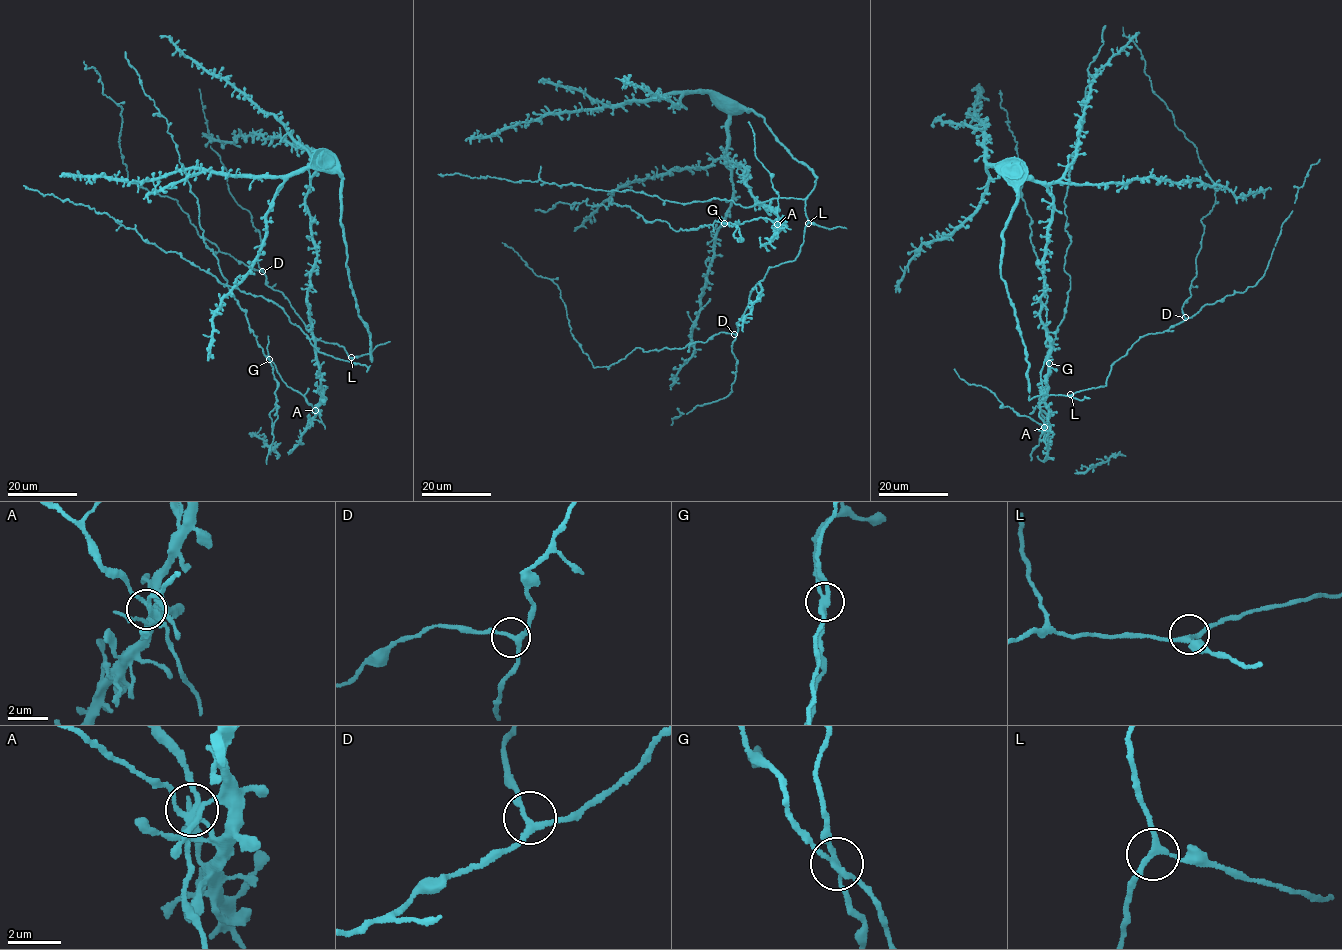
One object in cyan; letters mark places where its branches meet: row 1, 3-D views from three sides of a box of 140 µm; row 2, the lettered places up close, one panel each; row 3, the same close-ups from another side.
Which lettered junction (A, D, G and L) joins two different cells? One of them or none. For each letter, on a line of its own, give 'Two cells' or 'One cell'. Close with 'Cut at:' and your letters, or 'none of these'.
A: One cell
D: One cell
G: Two cells
L: One cell
Cut at: G

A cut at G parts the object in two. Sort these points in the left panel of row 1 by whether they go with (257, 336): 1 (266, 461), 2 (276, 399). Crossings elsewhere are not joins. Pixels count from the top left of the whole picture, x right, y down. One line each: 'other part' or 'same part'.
1: other part
2: other part

